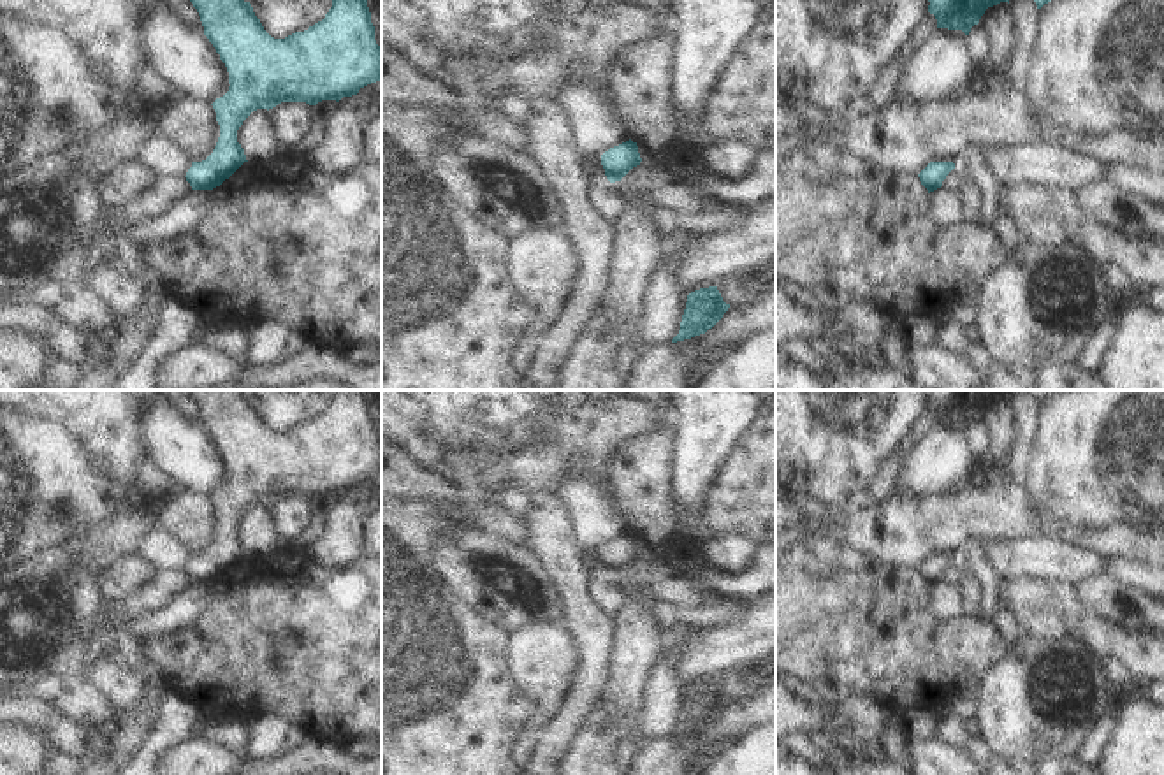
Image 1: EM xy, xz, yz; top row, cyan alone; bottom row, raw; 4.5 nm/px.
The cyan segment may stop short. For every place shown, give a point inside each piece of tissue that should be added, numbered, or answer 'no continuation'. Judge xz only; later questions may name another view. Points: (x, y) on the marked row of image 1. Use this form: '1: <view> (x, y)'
no continuation

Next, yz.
no continuation

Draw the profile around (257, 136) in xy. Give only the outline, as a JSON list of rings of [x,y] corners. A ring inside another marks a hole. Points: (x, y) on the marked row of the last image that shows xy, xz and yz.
[[[267,109],[253,111],[237,130],[248,162],[269,162],[283,155],[283,142]]]

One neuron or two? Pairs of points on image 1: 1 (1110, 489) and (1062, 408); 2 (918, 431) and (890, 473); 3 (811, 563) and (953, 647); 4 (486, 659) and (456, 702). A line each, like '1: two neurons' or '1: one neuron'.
1: one neuron
2: one neuron
3: one neuron
4: one neuron

